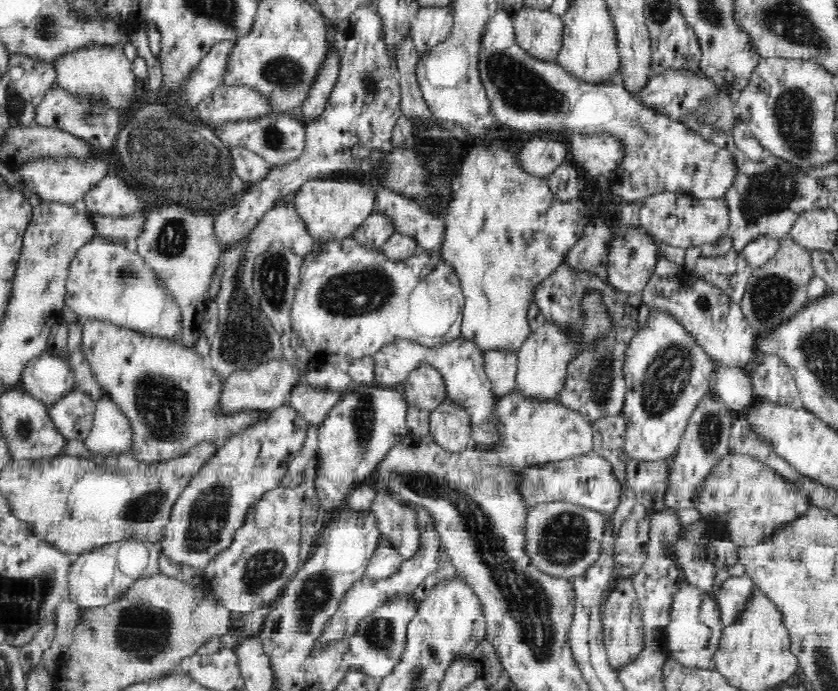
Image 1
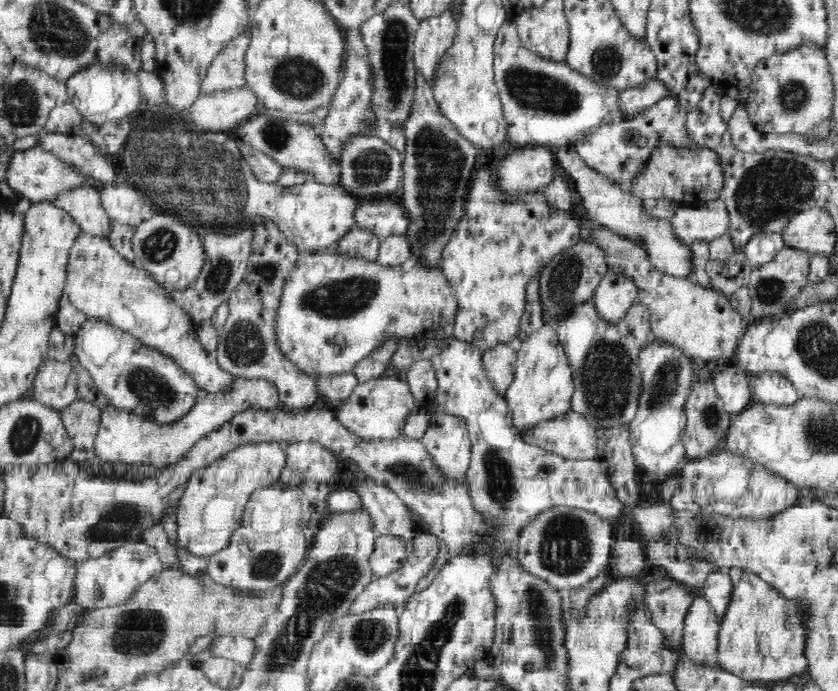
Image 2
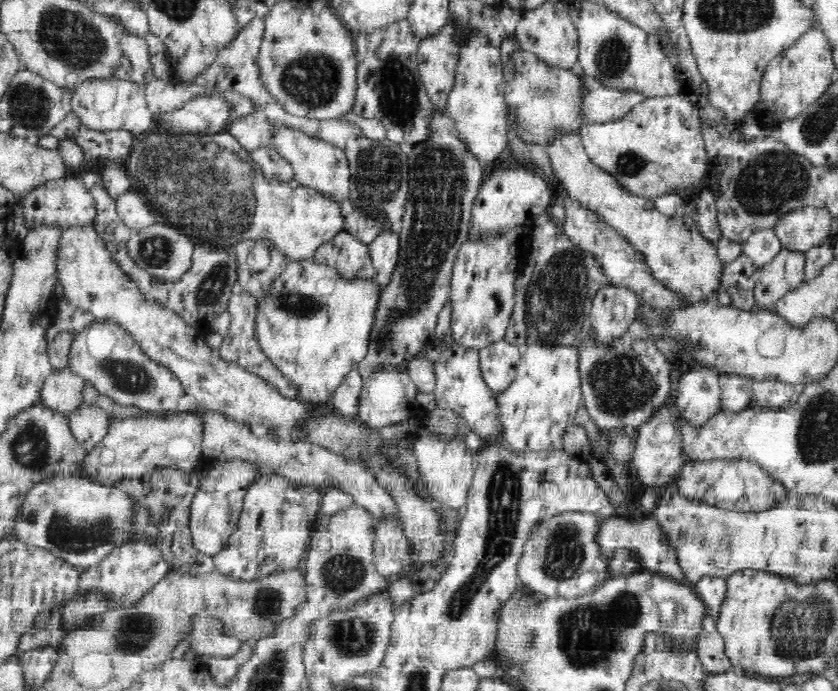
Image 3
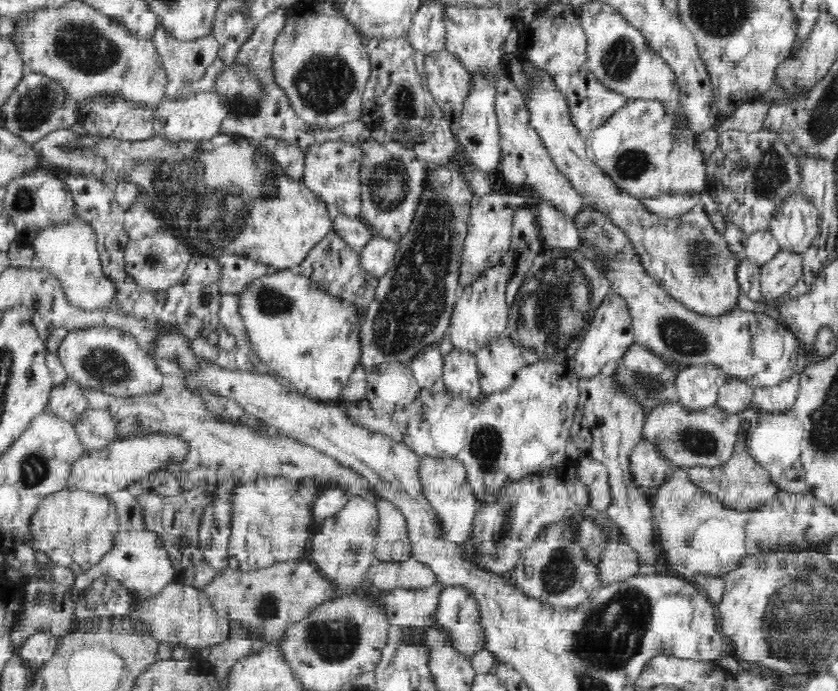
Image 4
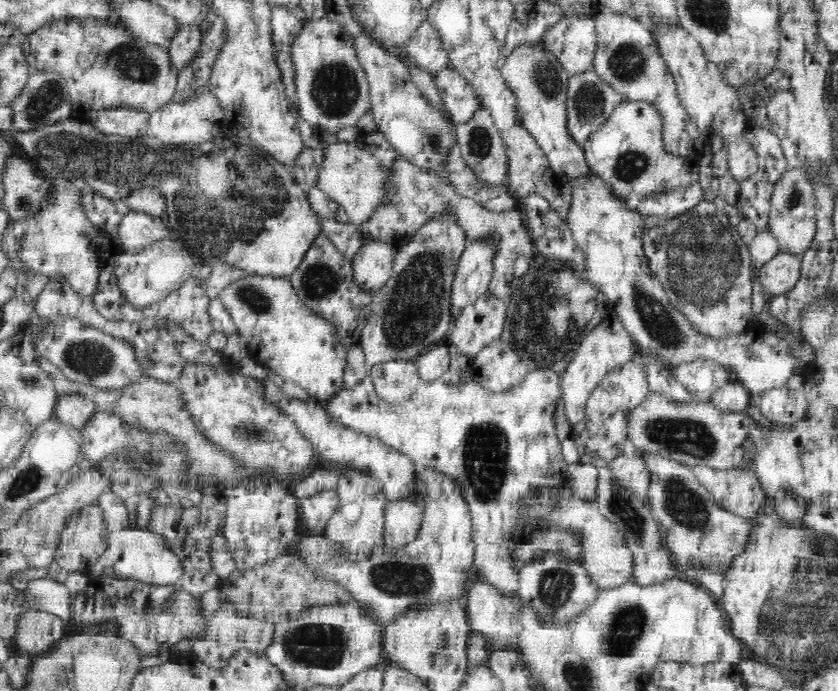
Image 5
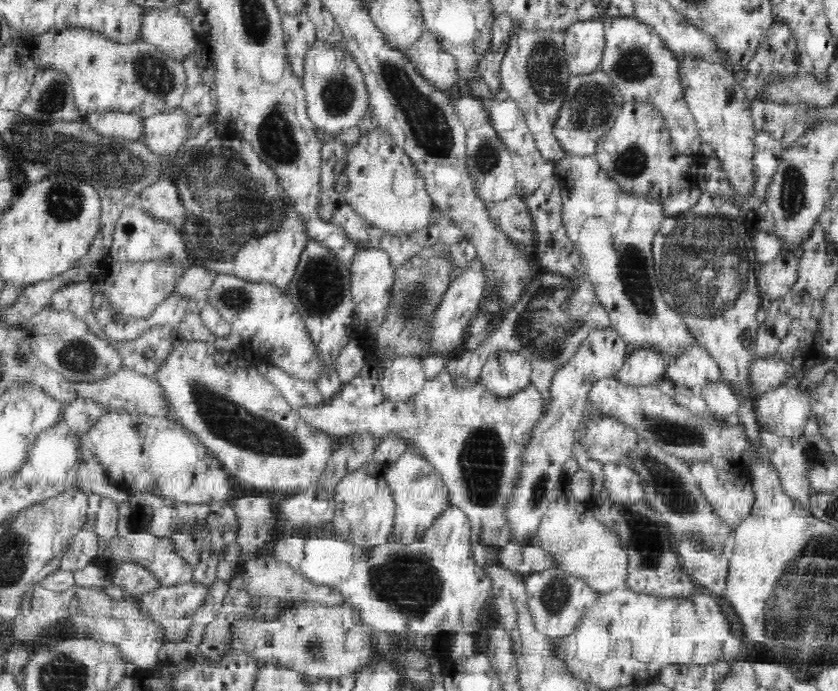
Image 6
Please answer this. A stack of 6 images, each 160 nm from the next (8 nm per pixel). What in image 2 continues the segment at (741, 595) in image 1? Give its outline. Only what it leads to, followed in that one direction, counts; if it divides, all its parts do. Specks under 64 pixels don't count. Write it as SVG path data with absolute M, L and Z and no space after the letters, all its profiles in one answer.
M714 571L712 574L708 574L702 588L695 593L712 606L712 611L716 613L718 618L722 618L732 596L732 588L732 580L729 574Z

